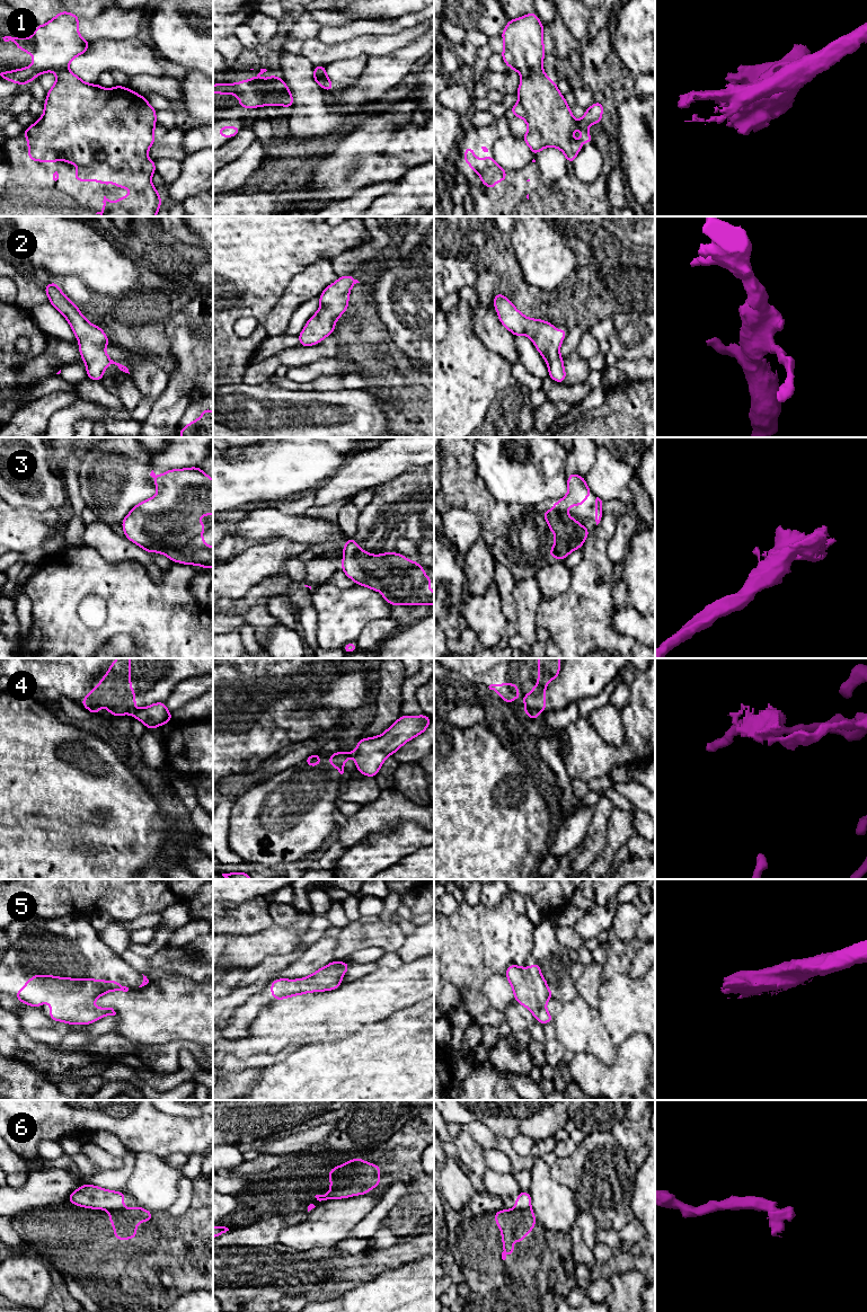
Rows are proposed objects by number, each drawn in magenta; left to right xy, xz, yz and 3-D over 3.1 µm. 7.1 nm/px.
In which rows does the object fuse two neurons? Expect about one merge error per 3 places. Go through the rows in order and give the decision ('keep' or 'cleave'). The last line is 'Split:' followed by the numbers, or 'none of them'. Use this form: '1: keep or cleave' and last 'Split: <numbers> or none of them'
1: cleave
2: keep
3: keep
4: cleave
5: keep
6: cleave
Split: 1, 4, 6

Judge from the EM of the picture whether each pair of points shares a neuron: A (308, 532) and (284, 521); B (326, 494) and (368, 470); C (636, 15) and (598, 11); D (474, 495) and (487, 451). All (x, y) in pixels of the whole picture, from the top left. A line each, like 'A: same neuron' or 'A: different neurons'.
A: same neuron
B: same neuron
C: different neurons
D: different neurons

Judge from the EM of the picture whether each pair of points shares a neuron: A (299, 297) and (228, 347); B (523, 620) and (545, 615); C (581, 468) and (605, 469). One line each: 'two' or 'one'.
A: two
B: two
C: two

